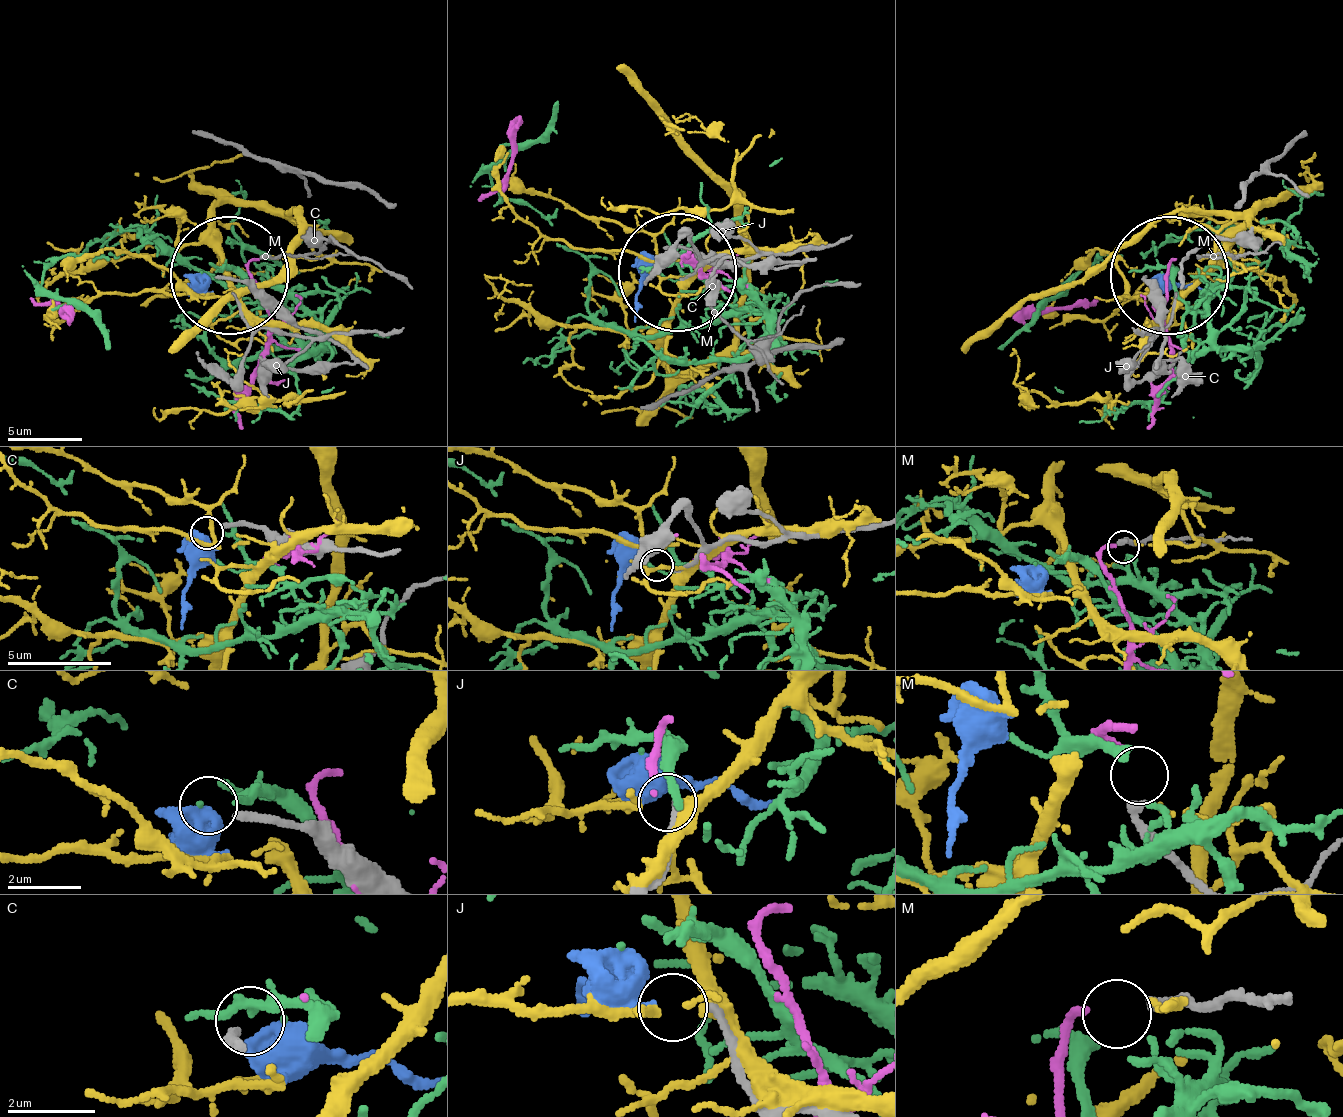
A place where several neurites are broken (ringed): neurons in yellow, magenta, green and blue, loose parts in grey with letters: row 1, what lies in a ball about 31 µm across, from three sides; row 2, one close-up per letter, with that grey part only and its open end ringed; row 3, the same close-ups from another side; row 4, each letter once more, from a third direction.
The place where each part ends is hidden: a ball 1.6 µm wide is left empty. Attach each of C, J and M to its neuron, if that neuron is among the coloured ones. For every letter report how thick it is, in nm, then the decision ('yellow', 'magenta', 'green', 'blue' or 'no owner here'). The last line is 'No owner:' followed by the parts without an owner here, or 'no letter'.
C: 220 nm | no owner here
J: 170 nm | blue
M: 240 nm | magenta
No owner: C

